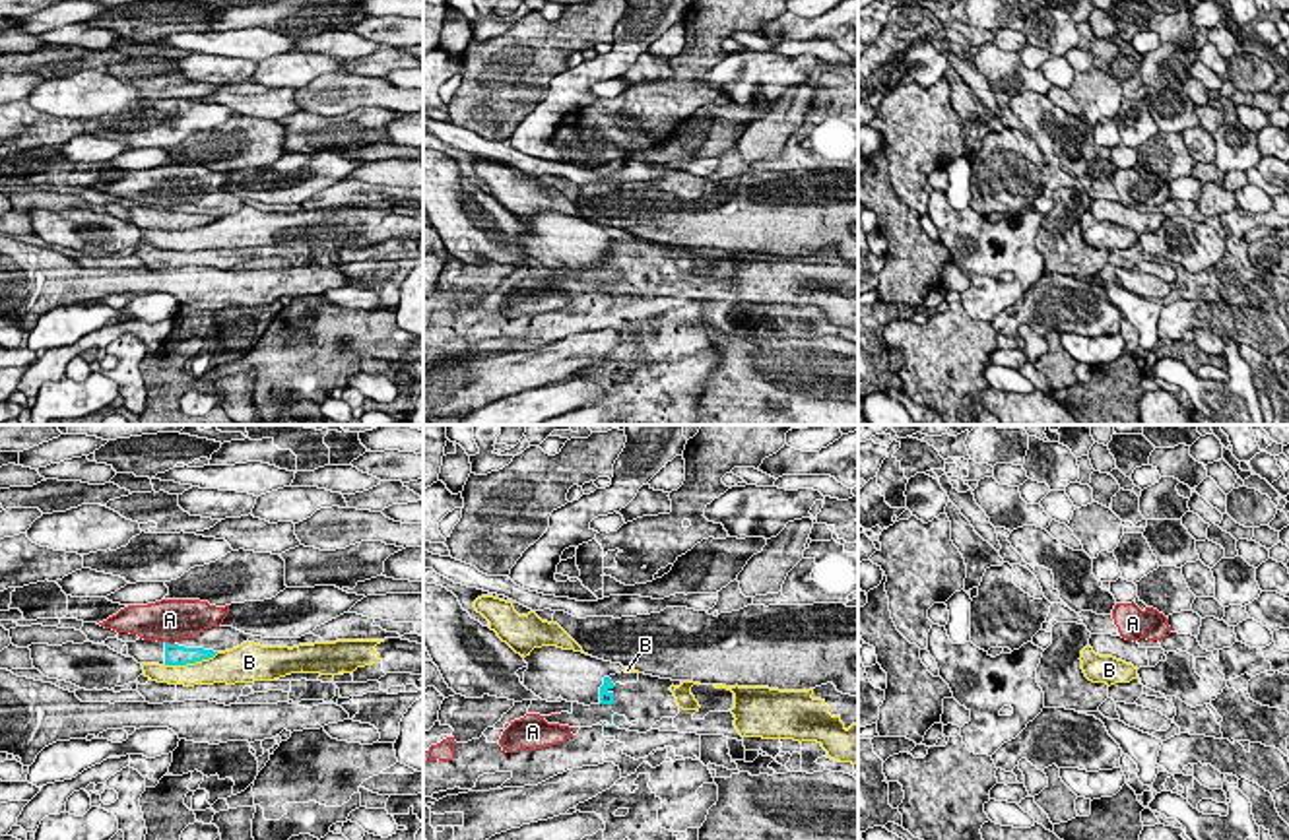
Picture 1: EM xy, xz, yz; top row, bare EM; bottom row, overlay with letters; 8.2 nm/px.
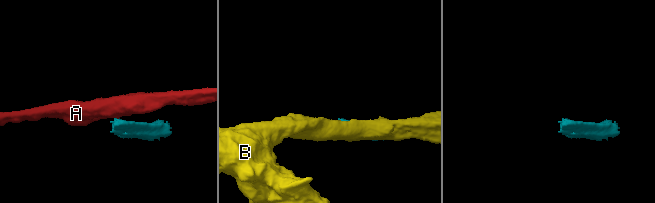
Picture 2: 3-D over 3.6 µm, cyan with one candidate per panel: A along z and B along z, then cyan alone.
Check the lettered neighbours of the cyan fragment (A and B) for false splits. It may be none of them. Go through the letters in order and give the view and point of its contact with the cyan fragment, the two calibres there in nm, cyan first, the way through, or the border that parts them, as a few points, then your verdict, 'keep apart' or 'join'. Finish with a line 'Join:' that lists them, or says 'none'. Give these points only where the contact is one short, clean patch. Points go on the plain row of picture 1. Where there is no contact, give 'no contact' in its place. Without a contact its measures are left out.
A: meets cyan in xy at (167, 208); 170 nm thick on the cyan side, 360 nm on the other; border along xy (165, 206), (173, 210); keep apart
B: meets cyan in xy at (191, 227); 170 nm thick on the cyan side, 240 nm on the other; keep apart
Join: none

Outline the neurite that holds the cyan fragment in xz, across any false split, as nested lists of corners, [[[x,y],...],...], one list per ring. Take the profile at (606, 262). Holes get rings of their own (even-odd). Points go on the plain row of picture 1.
[[[557,211],[534,213],[518,235],[520,248],[536,262],[557,268],[613,270],[615,252],[611,241],[621,239],[621,229],[604,227],[582,217],[563,215]]]

